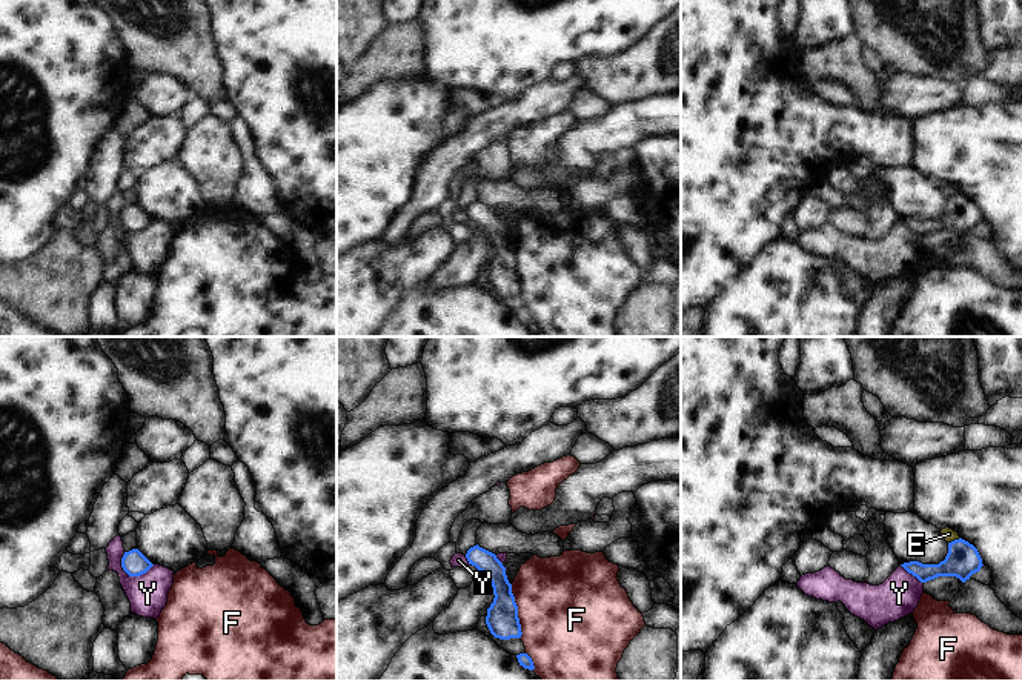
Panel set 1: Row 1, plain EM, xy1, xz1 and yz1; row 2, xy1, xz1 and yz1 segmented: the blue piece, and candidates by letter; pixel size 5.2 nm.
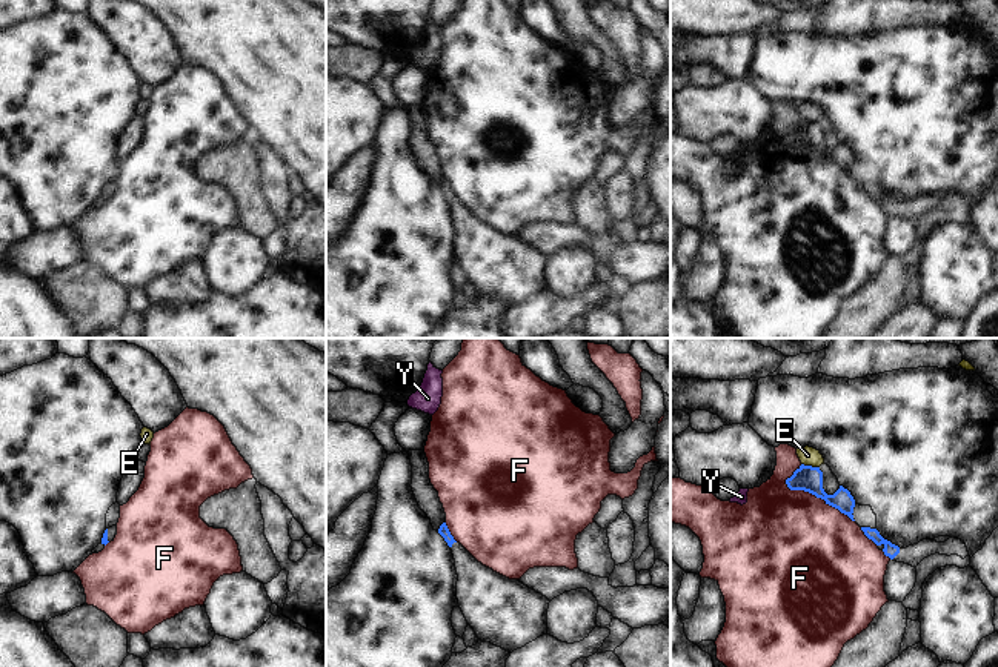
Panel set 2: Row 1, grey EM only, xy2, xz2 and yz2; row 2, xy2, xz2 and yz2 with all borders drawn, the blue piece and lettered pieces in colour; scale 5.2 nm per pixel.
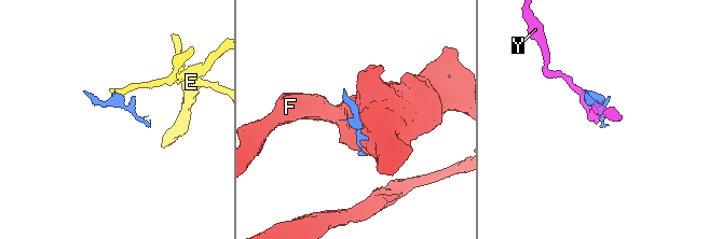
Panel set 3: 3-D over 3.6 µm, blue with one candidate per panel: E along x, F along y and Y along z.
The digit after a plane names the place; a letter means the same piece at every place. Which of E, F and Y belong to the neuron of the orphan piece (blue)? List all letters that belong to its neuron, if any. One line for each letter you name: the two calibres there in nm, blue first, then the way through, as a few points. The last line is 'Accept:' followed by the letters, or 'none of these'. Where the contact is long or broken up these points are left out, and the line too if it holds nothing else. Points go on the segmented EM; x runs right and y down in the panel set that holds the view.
Accept: none of these

